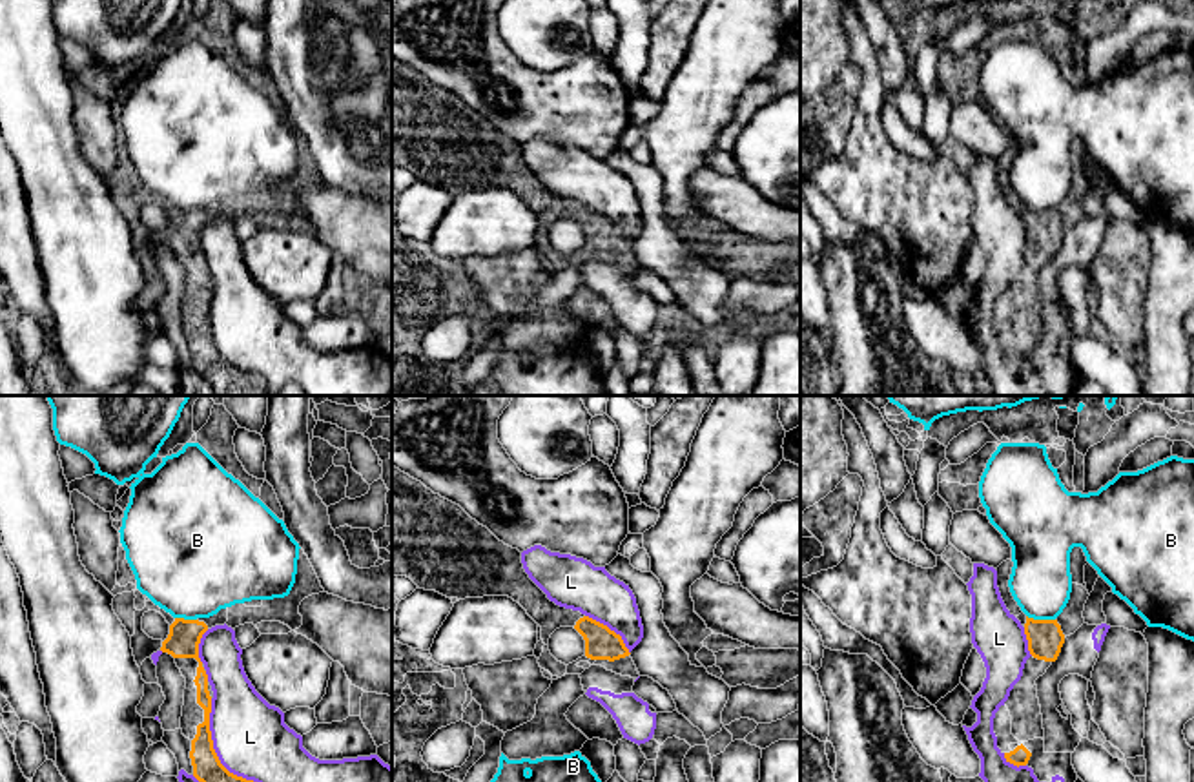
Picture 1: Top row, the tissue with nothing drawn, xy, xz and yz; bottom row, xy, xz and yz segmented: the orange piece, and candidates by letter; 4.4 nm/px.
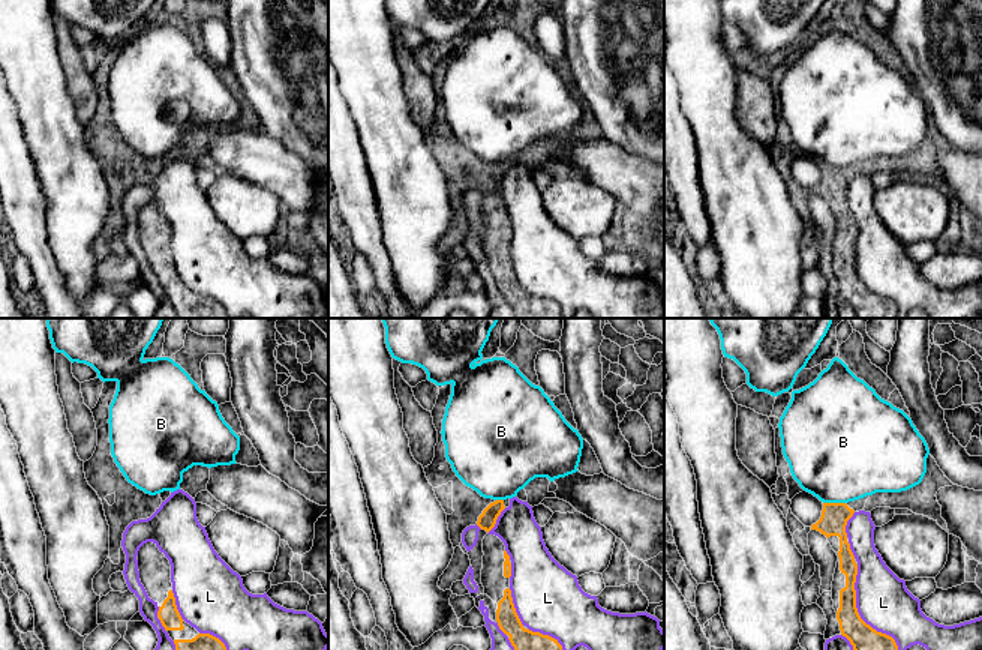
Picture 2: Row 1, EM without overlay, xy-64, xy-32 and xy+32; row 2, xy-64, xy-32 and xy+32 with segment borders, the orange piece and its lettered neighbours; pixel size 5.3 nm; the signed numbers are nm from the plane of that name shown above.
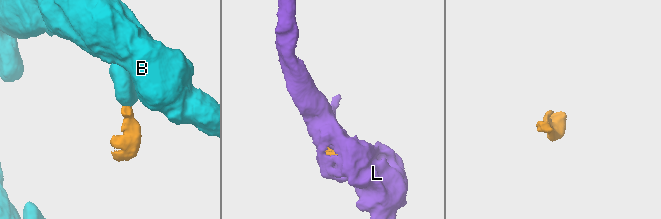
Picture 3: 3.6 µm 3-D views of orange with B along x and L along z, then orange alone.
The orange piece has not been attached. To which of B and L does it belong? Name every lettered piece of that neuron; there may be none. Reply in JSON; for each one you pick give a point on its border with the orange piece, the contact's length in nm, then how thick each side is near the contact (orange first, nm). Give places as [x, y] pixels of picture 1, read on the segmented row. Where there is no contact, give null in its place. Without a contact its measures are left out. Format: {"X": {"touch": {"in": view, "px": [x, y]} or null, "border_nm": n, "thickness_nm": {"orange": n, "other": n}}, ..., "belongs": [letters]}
{"belongs": []}

